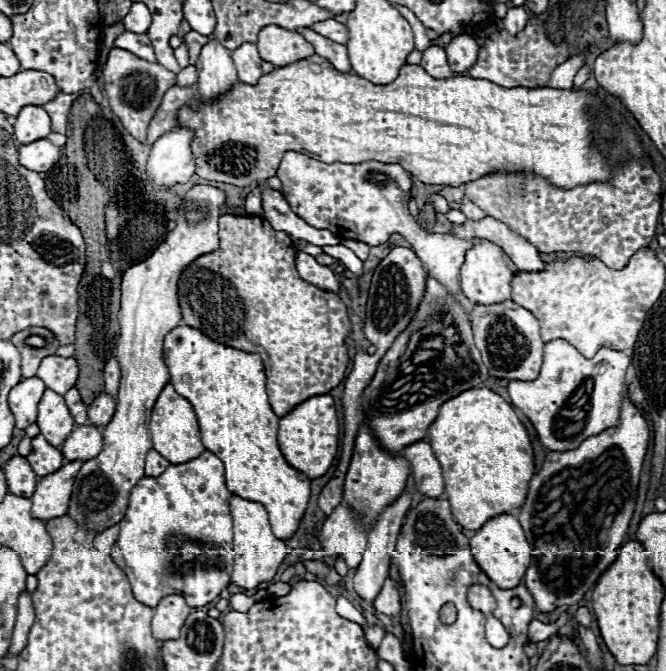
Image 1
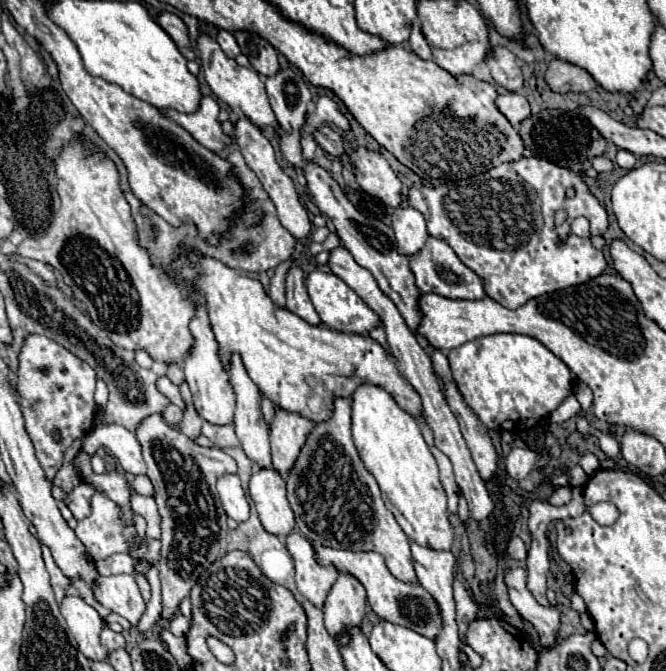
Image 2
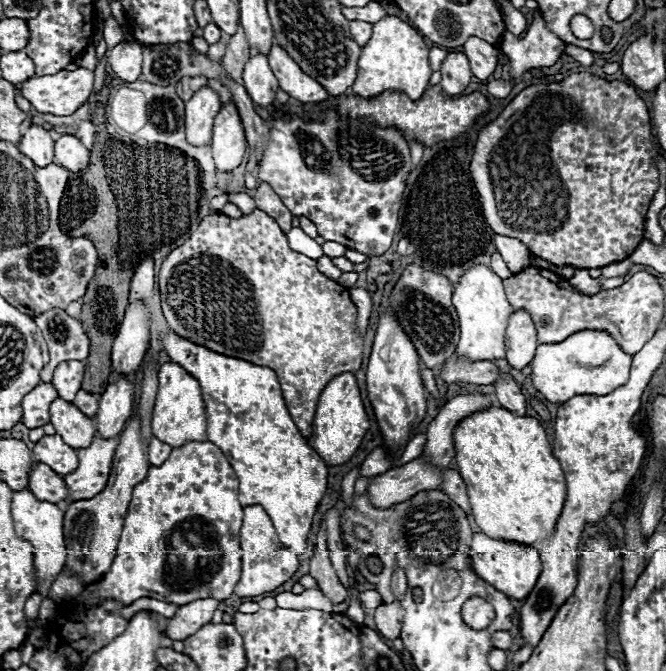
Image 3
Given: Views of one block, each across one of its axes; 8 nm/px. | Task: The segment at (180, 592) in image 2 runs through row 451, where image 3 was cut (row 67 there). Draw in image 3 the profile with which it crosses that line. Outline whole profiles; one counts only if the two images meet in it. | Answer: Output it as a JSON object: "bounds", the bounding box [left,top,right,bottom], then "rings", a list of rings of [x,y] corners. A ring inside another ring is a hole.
{"bounds":[142,44,228,86],"rings":[[[146,44],[142,46],[144,64],[142,74],[156,86],[176,84],[182,76],[218,76],[224,78],[228,72],[220,62],[210,62],[208,56],[194,52],[190,44]]]}

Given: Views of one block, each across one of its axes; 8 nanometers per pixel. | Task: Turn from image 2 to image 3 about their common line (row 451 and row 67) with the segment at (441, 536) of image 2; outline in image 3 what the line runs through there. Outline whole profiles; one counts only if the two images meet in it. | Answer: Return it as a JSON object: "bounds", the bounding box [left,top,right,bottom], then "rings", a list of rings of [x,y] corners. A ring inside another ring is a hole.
{"bounds":[352,16,432,100],"rings":[[[384,16],[372,24],[372,38],[366,46],[362,46],[362,54],[358,58],[358,78],[352,84],[352,92],[362,98],[372,98],[384,90],[402,90],[412,100],[418,100],[428,88],[430,74],[432,70],[424,38],[398,16]]]}

